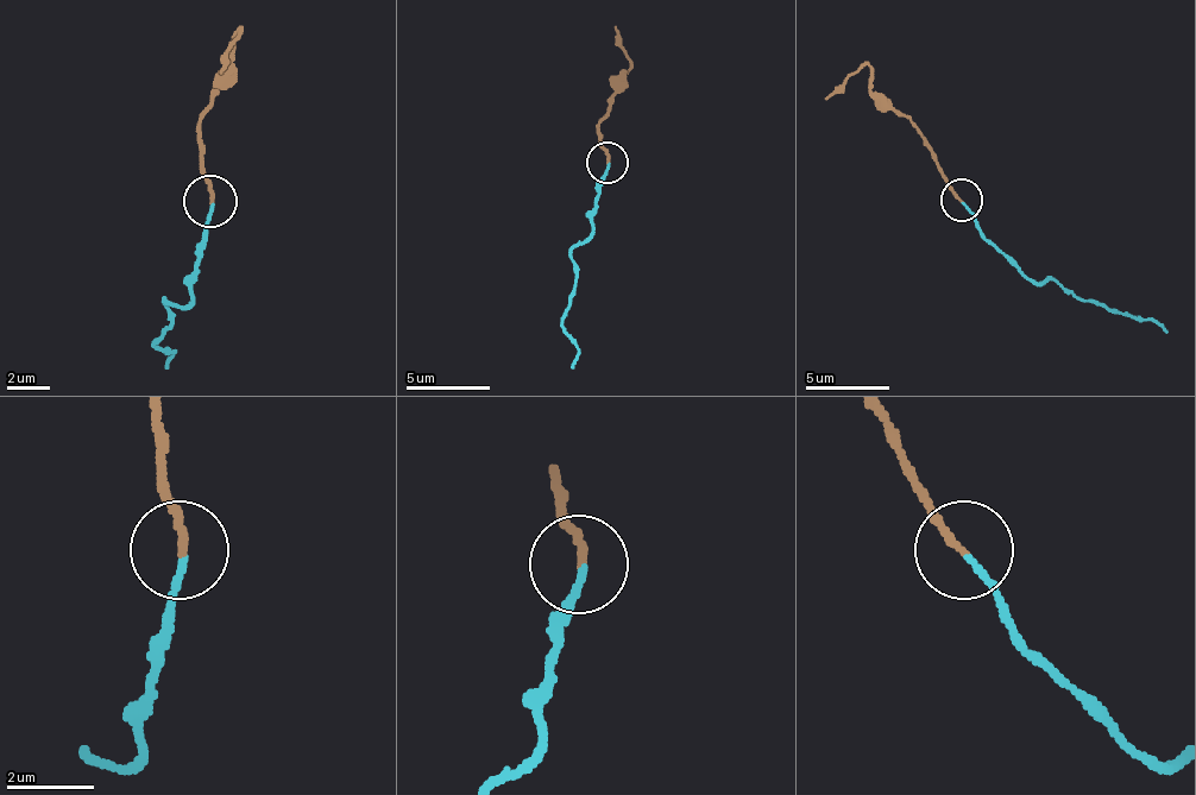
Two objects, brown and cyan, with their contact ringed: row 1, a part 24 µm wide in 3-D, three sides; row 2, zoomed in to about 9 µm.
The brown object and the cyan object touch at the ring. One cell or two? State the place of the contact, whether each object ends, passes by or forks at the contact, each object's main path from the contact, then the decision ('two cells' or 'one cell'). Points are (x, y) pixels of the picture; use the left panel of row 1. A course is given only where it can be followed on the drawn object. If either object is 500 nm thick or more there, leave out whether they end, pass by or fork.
(211, 201) | brown ends | cyan ends | brown via (209, 200), (199, 114), (235, 62), (240, 30), (219, 73) | cyan via (209, 204), (209, 241), (193, 301), (167, 301), (171, 321), (156, 338), (171, 353), (167, 370) | two cells

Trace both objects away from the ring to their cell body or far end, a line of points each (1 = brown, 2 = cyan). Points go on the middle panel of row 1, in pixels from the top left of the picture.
1: (605, 163), (597, 121), (631, 67), (615, 25)
2: (605, 163), (605, 180), (593, 231), (572, 256), (577, 277), (564, 310), (577, 357), (572, 368)

